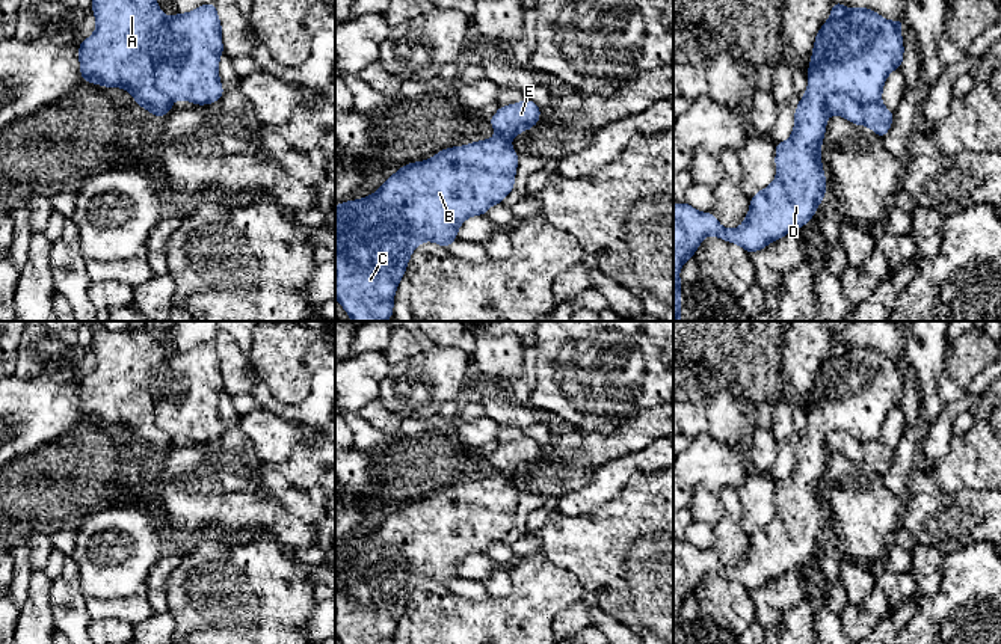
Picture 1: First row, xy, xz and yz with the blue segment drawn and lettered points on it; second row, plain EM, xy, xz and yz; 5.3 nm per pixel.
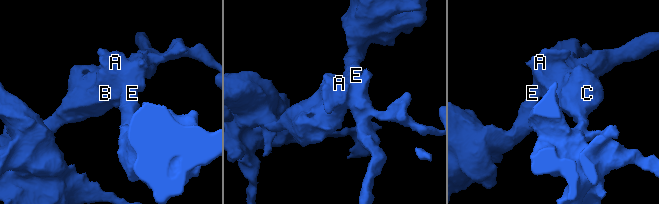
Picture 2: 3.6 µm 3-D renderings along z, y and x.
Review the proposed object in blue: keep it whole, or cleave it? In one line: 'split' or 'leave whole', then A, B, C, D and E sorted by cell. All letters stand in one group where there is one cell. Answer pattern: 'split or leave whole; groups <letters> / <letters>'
split; groups A B C / D E

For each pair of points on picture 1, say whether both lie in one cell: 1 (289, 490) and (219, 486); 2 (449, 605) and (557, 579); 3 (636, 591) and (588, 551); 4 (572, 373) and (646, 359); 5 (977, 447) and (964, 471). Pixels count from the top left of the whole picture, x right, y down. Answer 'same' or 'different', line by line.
1: different
2: same
3: same
4: same
5: same

